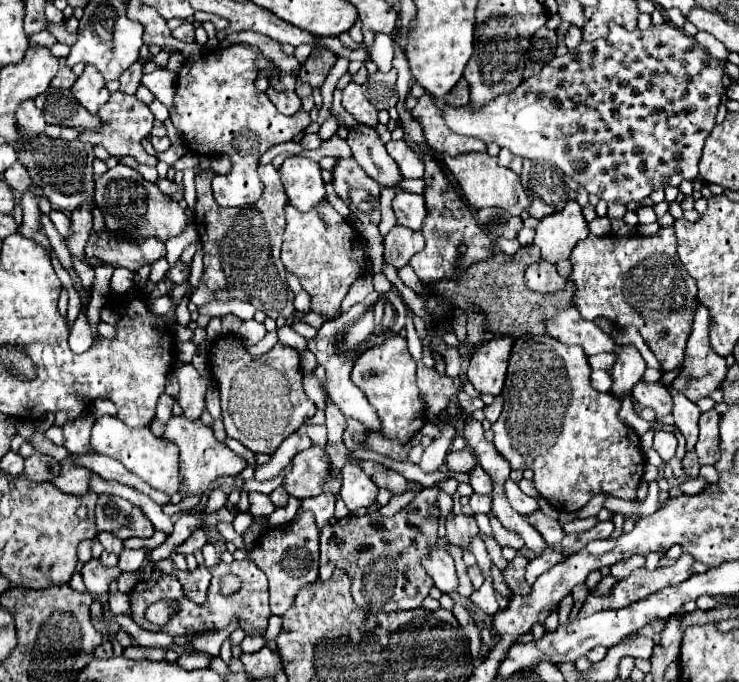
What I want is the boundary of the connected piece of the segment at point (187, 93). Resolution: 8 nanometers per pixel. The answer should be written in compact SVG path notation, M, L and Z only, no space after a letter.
M233 44L219 48L217 52L205 50L199 60L183 62L177 74L177 90L169 120L183 134L185 146L195 154L225 154L233 162L233 170L227 176L213 178L213 196L223 208L255 204L263 194L257 174L259 156L275 144L293 140L311 124L311 118L303 108L293 116L283 116L269 102L267 94L257 90L257 58L257 46Z

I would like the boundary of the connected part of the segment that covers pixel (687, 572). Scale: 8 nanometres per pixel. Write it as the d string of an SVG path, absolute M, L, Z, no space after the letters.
M681 554L681 557L669 568L655 568L655 570L645 570L637 568L629 578L619 580L609 596L587 596L579 616L589 616L601 610L617 610L625 608L635 600L647 598L649 594L663 590L665 586L677 586L689 576L693 576L693 556Z

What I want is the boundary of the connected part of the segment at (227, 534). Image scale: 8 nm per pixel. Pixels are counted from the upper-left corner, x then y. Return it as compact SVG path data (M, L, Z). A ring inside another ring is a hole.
M217 522L217 530L221 532L221 536L223 536L225 540L231 540L237 548L245 548L243 536L239 536L239 534L233 530L231 524L227 524L227 522Z

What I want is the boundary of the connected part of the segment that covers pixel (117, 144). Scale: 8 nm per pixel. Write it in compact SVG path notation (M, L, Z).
M115 92L111 94L109 102L99 110L99 118L105 122L105 126L97 128L97 130L87 130L79 136L81 142L93 142L93 144L103 144L113 156L135 156L139 164L149 164L149 166L157 166L157 158L149 156L143 146L141 146L141 138L145 138L151 128L153 128L153 114L149 110L147 104L139 102L135 96L127 96L123 92Z

